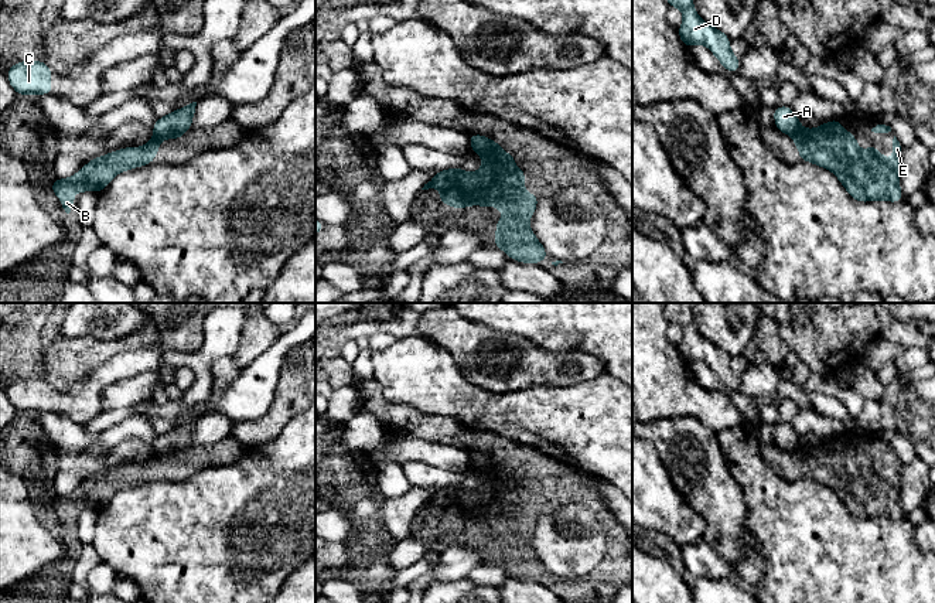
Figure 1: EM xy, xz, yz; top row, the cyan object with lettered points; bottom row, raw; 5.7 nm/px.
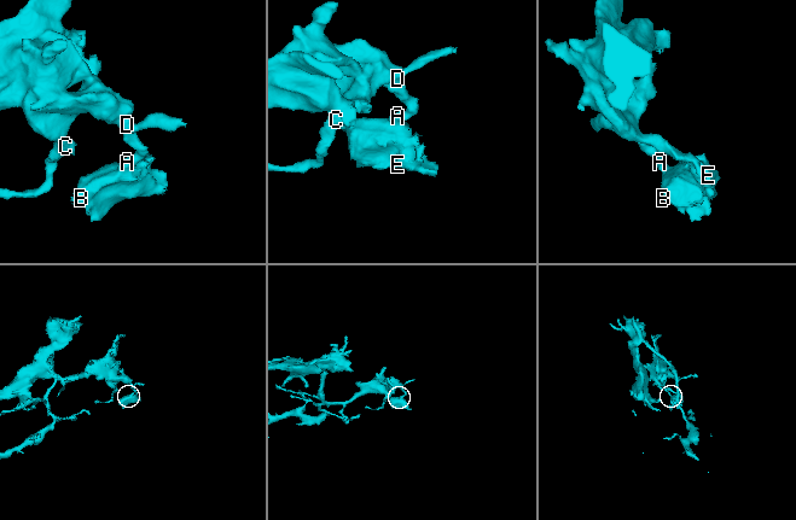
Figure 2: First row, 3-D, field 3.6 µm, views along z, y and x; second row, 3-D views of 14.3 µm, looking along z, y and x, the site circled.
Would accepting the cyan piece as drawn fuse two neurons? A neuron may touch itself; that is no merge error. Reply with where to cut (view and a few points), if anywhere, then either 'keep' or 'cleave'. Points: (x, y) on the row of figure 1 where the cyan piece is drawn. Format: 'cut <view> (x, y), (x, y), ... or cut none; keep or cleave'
cut xy (184, 130), (154, 136); cleave

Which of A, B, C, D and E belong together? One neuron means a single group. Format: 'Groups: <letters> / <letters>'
Groups: A C D / B E

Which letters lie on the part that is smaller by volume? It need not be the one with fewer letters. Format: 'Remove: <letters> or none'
Remove: B, E

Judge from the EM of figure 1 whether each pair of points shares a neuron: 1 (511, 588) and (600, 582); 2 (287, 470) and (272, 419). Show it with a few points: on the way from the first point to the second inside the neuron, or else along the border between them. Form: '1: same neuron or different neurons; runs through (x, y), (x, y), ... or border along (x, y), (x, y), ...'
1: different neurons; border along (511, 575), (536, 582)
2: different neurons; border along (300, 412), (272, 440), (246, 448)

